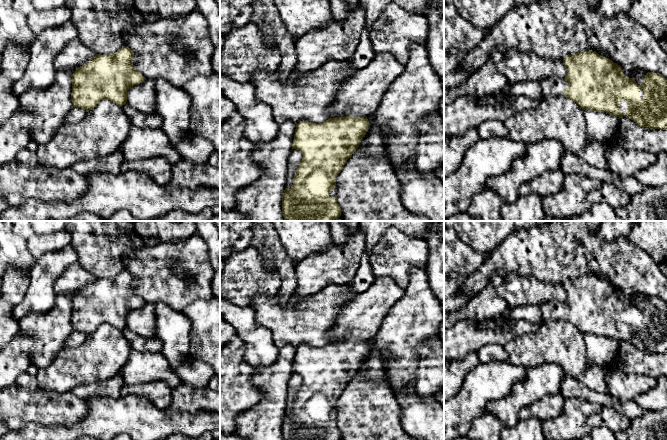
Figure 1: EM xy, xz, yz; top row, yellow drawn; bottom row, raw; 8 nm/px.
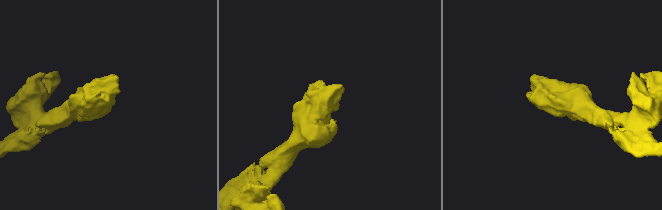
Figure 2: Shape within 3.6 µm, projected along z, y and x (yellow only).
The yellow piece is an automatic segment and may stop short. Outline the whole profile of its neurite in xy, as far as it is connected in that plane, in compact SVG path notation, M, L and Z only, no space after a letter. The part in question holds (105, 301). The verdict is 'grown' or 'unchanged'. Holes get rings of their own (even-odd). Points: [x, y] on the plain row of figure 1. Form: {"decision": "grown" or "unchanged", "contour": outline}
{"decision": "unchanged", "contour": "M123 270L114 278L96 278L86 288L76 292L71 299L73 330L89 336L101 324L125 329L127 315L146 304L133 290L133 281L134 276Z"}

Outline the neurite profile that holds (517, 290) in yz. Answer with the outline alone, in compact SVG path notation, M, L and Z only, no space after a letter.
M516 273L506 275L497 292L506 300L508 307L538 306L541 303L557 300L564 303L567 294L563 284L542 281L532 275Z

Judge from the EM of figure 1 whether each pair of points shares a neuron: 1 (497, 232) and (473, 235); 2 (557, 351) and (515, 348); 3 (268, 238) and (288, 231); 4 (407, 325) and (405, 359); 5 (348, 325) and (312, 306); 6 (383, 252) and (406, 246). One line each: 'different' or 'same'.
1: same
2: same
3: different
4: same
5: different
6: same

